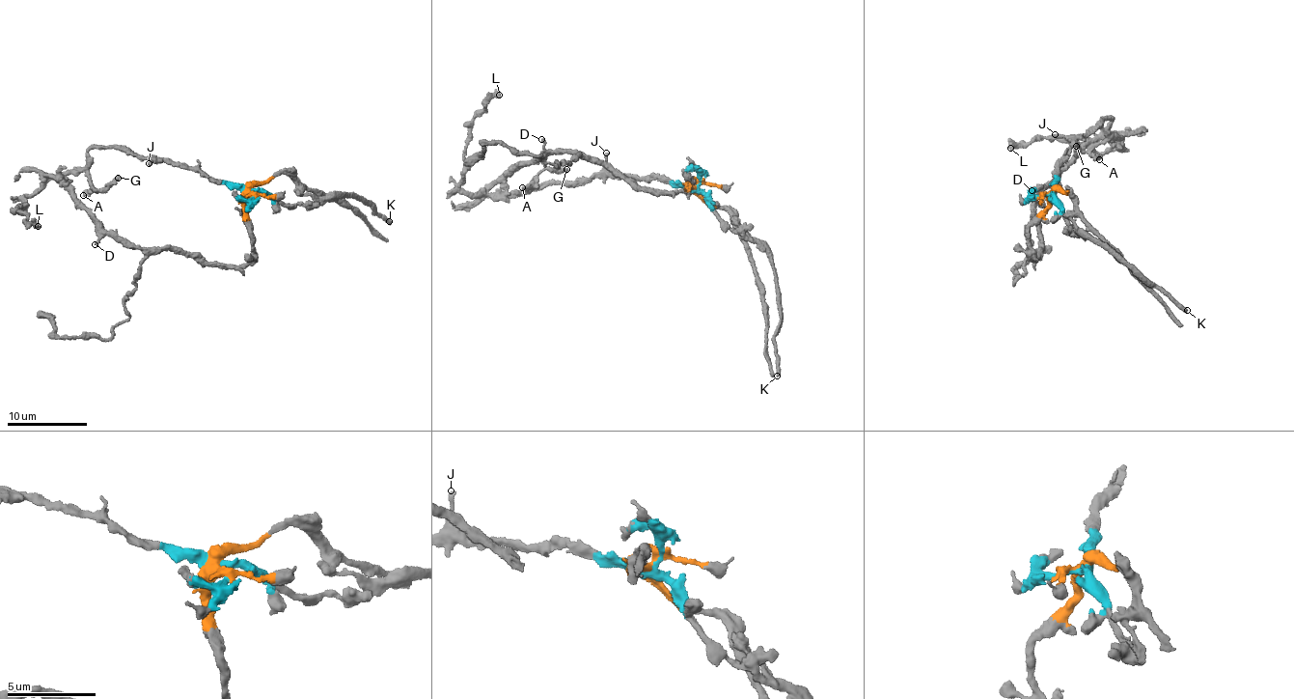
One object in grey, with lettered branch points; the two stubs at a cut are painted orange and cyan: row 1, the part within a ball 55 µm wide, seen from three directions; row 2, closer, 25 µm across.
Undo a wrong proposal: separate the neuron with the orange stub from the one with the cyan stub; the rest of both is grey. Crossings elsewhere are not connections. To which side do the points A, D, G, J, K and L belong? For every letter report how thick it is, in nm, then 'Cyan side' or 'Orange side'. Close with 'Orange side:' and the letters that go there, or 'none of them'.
A: Thickness 400 nm. Cyan side
D: Thickness 190 nm. Orange side
G: Thickness 400 nm. Cyan side
J: Thickness 280 nm. Cyan side
K: Thickness 340 nm. Cyan side
L: Thickness 360 nm. Cyan side
Orange side: D

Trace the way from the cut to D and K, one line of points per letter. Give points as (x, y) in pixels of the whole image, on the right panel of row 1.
D: (1051, 192), (1049, 208), (1030, 227), (1030, 254), (1034, 259), (1044, 247), (1034, 217), (1043, 187), (1031, 191)
K: (1050, 192), (1077, 236), (1095, 238), (1105, 250), (1115, 250), (1156, 289), (1168, 292), (1188, 310)

